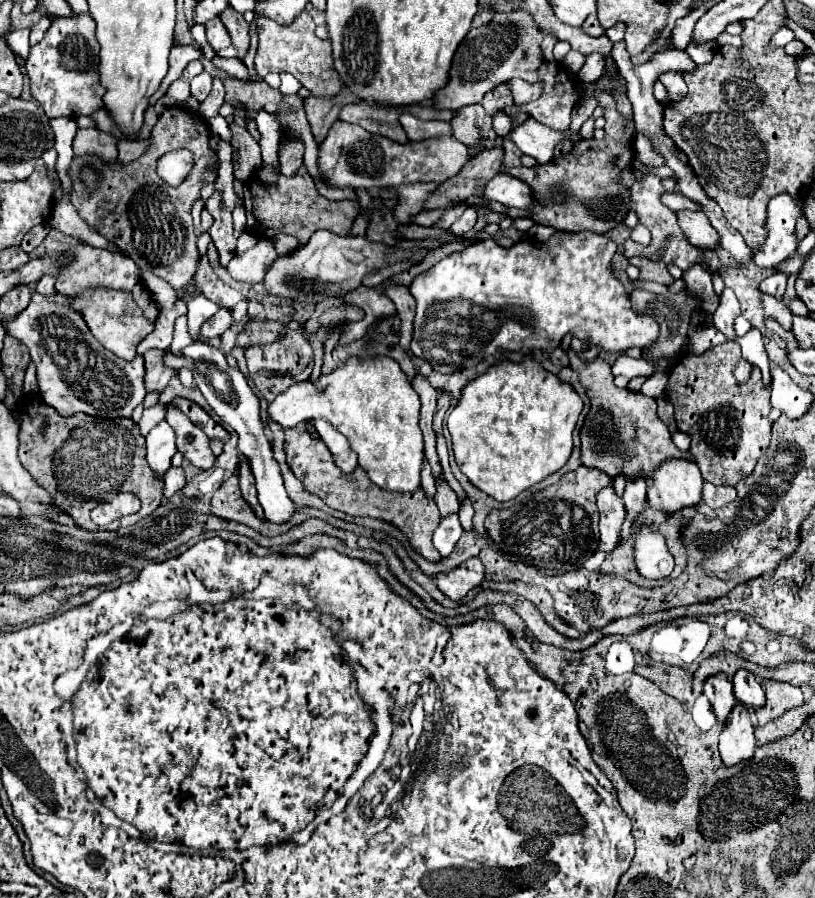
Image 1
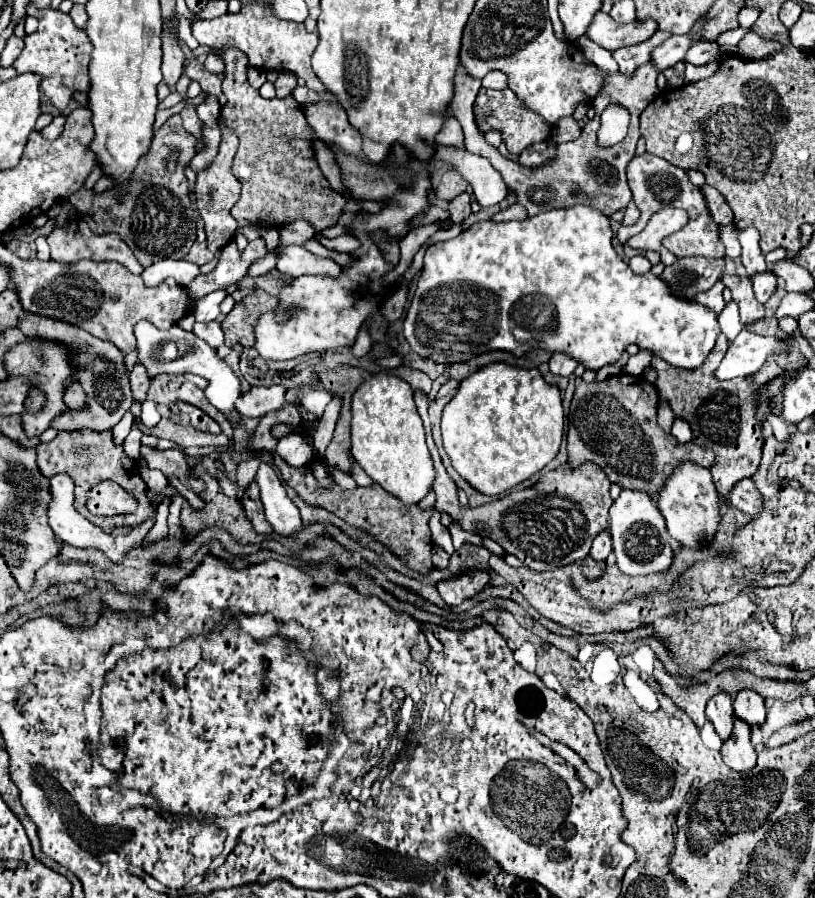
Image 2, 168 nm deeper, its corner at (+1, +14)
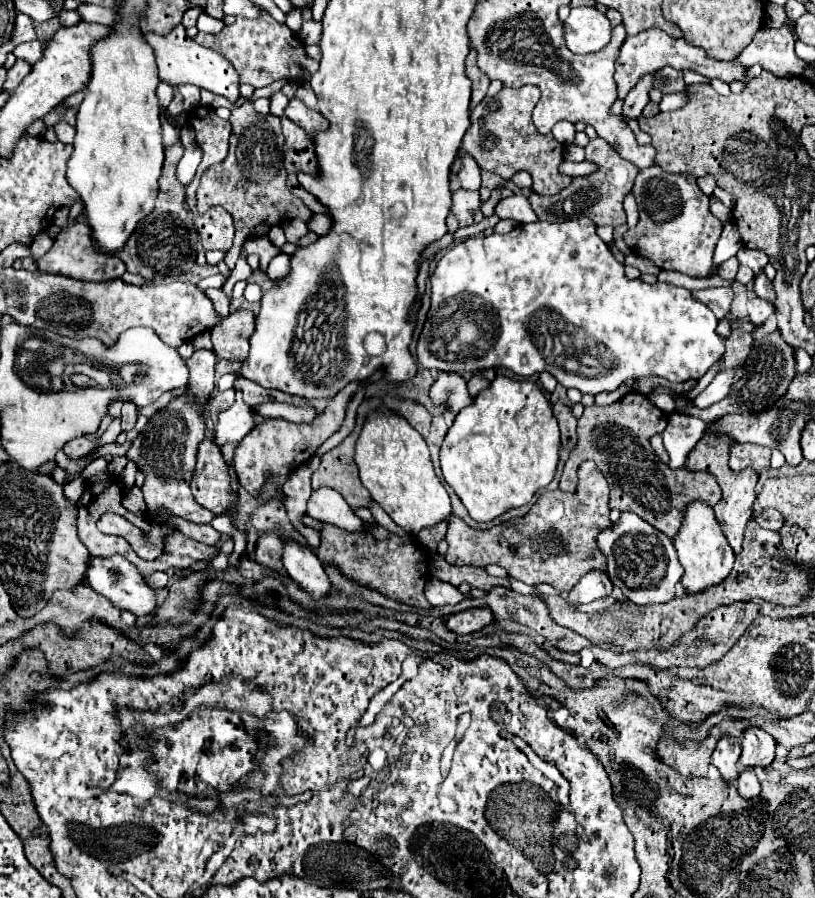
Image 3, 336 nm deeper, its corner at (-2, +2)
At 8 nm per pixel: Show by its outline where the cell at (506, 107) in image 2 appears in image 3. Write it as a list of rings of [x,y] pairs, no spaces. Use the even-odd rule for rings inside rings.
[[[501,88],[493,98],[483,98],[471,110],[471,128],[463,138],[463,150],[475,158],[481,170],[487,170],[503,180],[509,180],[515,172],[529,172],[533,178],[535,194],[553,196],[567,188],[573,178],[559,172],[563,162],[563,144],[551,134],[539,134],[531,122],[531,112],[539,100],[539,88]]]

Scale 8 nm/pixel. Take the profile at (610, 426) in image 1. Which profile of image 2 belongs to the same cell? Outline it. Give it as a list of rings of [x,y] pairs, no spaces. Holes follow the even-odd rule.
[[[618,374],[602,382],[584,382],[582,376],[578,376],[568,416],[568,462],[572,466],[596,462],[610,482],[630,490],[644,490],[650,496],[658,494],[674,466],[682,460],[710,468],[714,464],[714,452],[694,442],[674,442],[674,436],[658,426],[656,408],[658,392],[644,376]]]

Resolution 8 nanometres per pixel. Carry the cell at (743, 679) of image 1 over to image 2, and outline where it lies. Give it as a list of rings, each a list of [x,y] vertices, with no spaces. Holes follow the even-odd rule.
[[[744,688],[734,698],[734,714],[748,722],[750,726],[760,726],[766,720],[766,706],[764,698],[750,688]]]

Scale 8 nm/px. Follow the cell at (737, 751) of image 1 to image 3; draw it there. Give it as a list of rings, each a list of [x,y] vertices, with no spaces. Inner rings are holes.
[[[745,768],[745,772],[741,772],[741,776],[737,778],[737,792],[743,800],[753,800],[761,794],[761,784],[755,776],[755,770]]]

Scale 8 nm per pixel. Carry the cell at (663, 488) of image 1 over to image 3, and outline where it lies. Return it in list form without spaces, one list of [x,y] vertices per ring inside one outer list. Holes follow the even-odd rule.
[[[693,502],[683,516],[683,524],[679,528],[679,534],[675,538],[675,550],[679,554],[679,562],[685,570],[681,584],[685,588],[685,592],[701,592],[707,590],[709,586],[717,586],[721,584],[729,572],[733,570],[733,560],[735,554],[725,538],[725,534],[721,532],[721,526],[715,520],[713,508],[709,508],[705,502]]]

